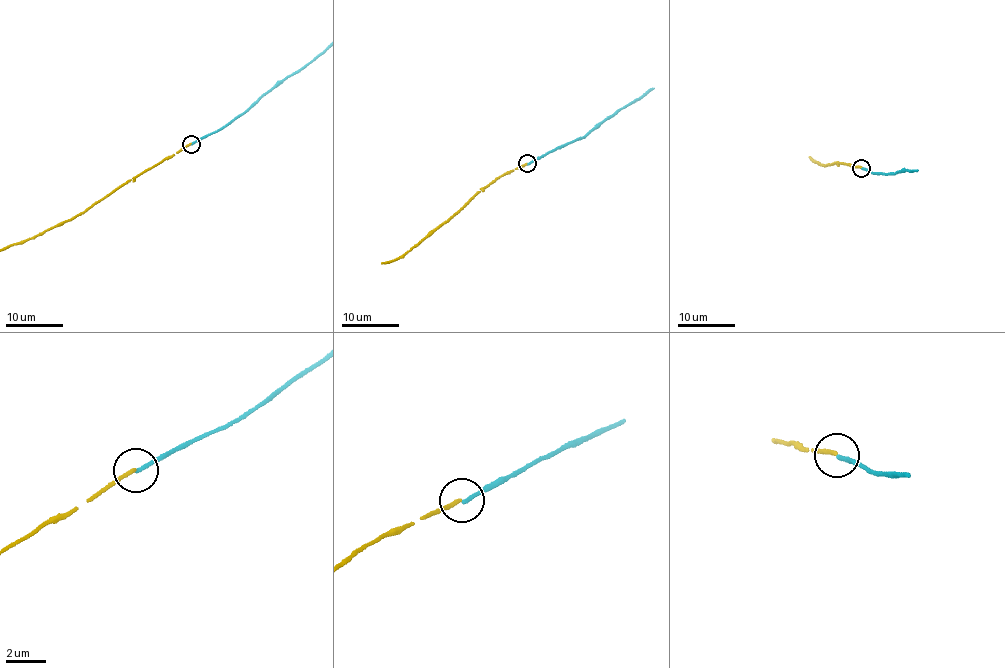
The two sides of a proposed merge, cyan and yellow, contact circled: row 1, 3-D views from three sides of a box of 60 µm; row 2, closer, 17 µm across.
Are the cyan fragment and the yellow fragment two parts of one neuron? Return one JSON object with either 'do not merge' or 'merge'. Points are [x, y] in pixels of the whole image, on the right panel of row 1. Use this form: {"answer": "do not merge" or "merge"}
{"answer": "do not merge"}

